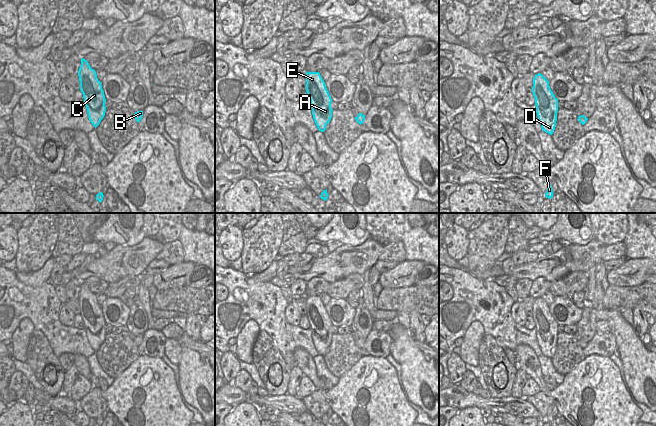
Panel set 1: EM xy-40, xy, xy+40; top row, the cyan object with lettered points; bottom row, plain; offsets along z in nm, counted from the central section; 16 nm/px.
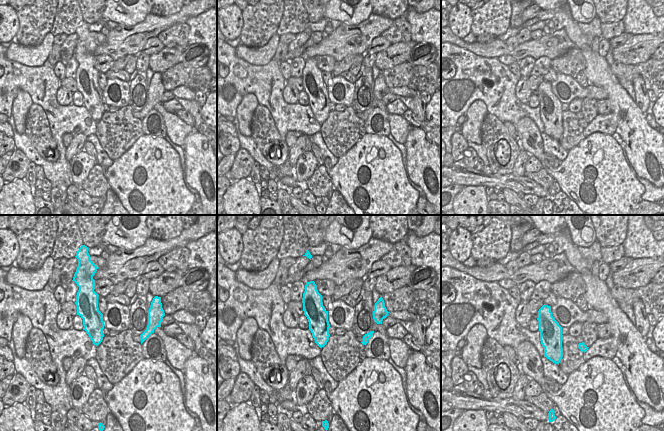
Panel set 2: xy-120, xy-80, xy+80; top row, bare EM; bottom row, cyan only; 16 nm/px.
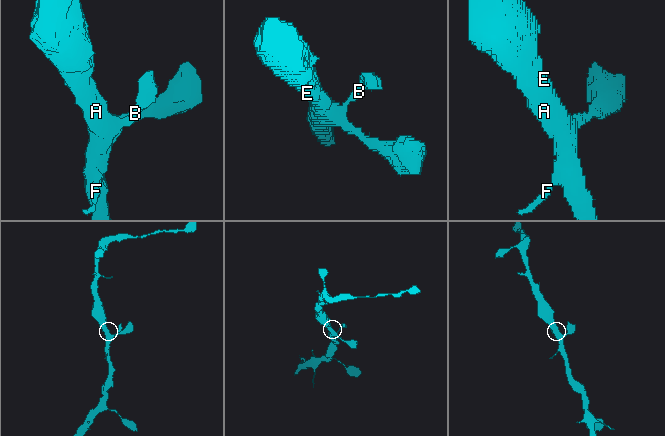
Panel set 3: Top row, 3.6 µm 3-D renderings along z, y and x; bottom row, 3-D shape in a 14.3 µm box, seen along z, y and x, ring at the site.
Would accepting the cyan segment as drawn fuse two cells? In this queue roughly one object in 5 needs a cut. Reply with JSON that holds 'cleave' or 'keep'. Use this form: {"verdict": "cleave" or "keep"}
{"verdict": "keep"}

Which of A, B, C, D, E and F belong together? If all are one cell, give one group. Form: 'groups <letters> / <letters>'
groups A B C D E F

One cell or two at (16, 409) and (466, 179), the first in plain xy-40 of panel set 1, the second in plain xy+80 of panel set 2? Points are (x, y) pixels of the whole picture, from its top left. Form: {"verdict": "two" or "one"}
{"verdict": "two"}

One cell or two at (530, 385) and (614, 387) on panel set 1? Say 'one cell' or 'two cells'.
two cells

